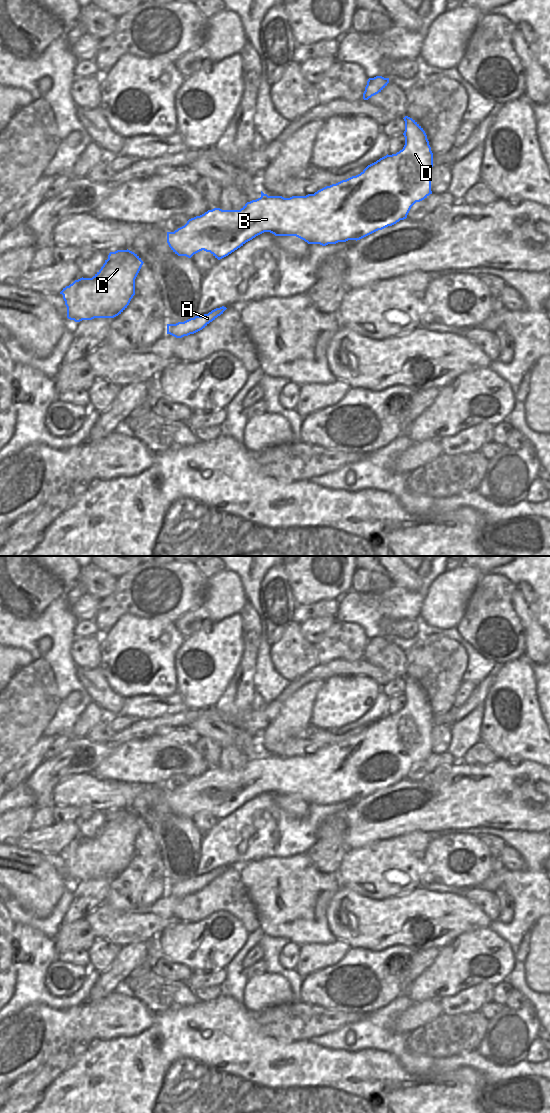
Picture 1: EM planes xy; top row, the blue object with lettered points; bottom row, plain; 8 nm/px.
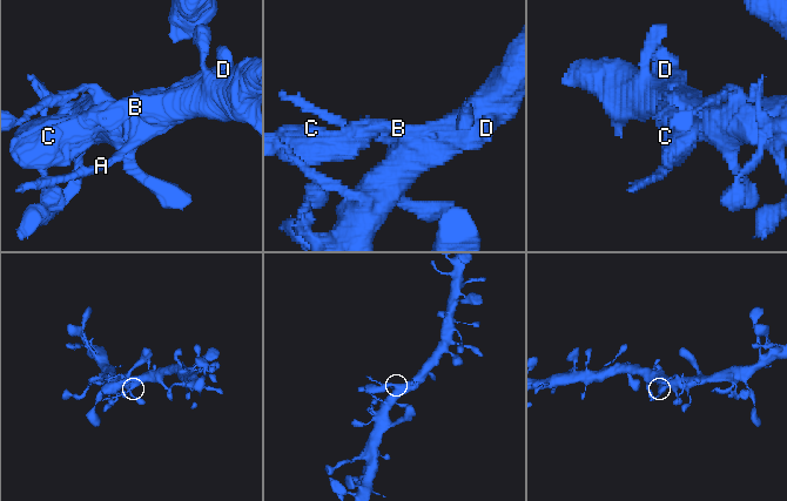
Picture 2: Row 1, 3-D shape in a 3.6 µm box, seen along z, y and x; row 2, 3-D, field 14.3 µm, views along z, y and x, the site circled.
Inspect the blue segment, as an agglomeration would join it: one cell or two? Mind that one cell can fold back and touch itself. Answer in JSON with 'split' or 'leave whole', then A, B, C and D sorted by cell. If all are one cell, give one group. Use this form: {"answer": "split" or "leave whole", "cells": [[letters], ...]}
{"answer": "leave whole", "cells": [["A", "B", "C", "D"]]}

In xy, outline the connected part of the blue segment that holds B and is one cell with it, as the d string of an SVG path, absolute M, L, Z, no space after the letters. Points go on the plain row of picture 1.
M405 676L405 705L396 714L386 715L368 725L360 734L342 740L336 744L326 746L314 754L306 756L268 756L261 751L261 757L247 762L240 770L222 770L214 768L200 776L196 776L175 790L167 792L167 803L178 816L191 818L194 814L204 810L210 812L218 820L228 816L246 802L256 796L270 792L275 796L296 796L308 804L336 804L348 800L360 800L378 790L392 786L407 778L411 767L424 760L431 751L431 729L433 727L433 713L423 688L412 678Z

